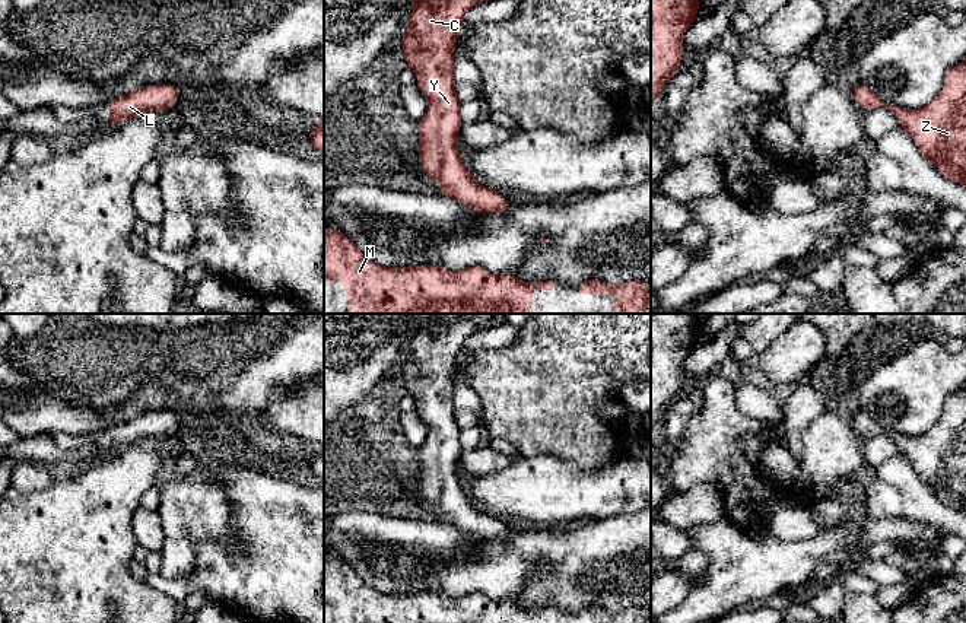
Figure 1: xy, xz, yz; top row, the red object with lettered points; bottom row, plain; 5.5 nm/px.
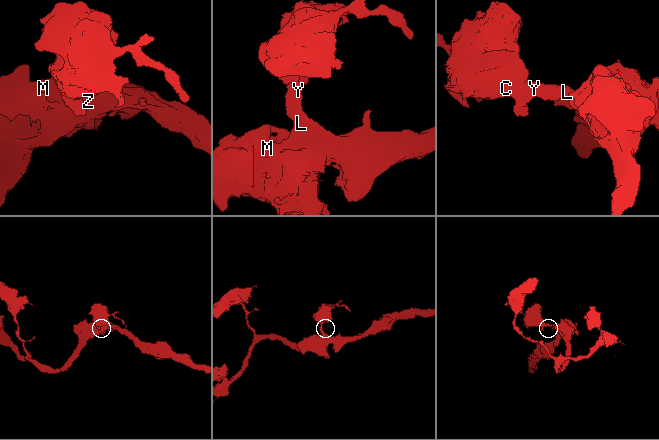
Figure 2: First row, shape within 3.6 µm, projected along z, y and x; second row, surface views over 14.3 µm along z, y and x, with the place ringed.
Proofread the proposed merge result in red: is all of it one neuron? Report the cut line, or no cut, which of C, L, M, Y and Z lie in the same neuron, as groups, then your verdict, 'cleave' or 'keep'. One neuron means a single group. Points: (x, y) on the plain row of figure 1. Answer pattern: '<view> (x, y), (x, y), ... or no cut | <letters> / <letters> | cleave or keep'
no cut | C L M Y Z | keep

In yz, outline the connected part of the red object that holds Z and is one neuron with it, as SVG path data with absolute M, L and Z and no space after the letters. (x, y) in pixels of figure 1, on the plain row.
M966 385L947 398L940 419L919 436L886 432L864 411L851 420L864 439L886 433L935 496L966 514Z

